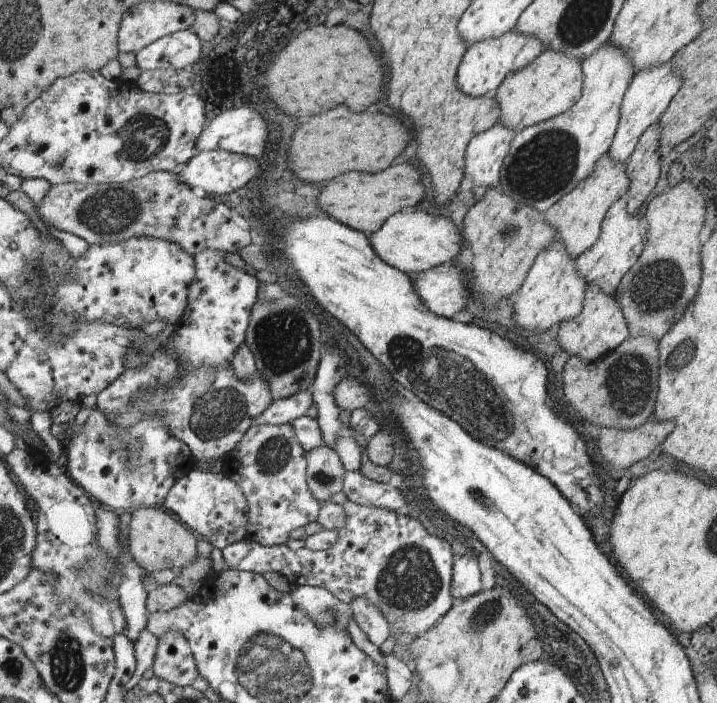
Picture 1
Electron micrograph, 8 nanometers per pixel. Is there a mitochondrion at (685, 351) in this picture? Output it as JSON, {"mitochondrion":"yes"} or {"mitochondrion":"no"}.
{"mitochondrion":"yes"}

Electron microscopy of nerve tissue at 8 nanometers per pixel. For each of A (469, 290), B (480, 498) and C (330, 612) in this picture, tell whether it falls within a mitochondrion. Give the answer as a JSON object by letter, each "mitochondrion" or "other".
{"A":"other","B":"mitochondrion","C":"mitochondrion"}

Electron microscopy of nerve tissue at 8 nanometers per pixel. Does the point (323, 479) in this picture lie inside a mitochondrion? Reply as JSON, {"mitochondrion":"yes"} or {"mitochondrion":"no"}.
{"mitochondrion":"yes"}

